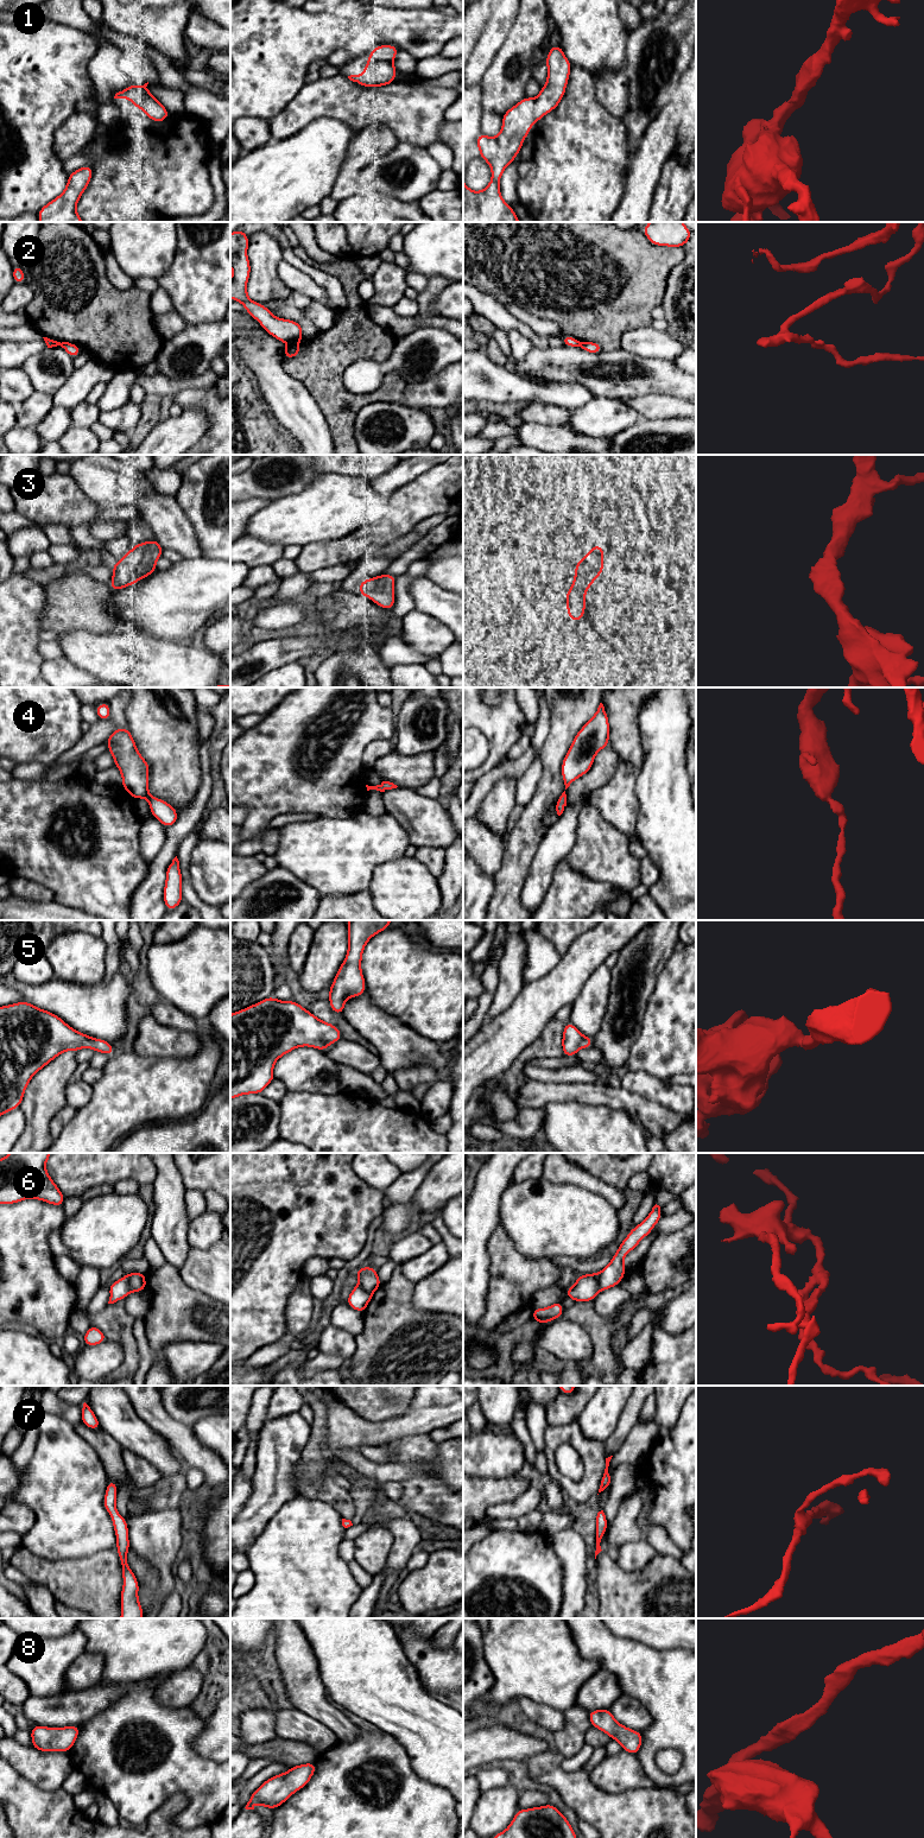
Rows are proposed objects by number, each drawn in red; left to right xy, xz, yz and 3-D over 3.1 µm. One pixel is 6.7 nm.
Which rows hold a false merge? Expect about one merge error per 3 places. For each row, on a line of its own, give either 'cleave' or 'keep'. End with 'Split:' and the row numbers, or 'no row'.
1: keep
2: cleave
3: keep
4: keep
5: keep
6: cleave
7: keep
8: keep
Split: 2, 6

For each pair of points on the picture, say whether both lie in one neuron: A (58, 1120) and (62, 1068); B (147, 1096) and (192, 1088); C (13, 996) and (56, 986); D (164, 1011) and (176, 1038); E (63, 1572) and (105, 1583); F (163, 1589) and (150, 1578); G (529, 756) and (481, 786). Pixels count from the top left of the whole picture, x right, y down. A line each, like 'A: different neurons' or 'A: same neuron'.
A: different neurons
B: same neuron
C: different neurons
D: different neurons
E: same neuron
F: different neurons
G: same neuron

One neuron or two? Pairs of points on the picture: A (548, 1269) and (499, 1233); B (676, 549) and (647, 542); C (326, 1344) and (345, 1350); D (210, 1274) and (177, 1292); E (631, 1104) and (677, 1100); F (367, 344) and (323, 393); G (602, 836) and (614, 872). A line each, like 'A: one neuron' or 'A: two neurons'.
A: one neuron
B: two neurons
C: one neuron
D: two neurons
E: two neurons
F: one neuron
G: one neuron

